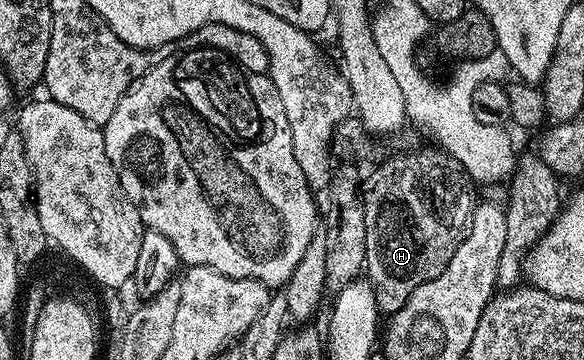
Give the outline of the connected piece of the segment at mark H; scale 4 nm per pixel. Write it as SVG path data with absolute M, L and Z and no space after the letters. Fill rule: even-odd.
M432 151L393 156L363 180L367 226L363 276L373 287L381 314L397 312L423 282L439 278L469 231L474 185L455 158Z

